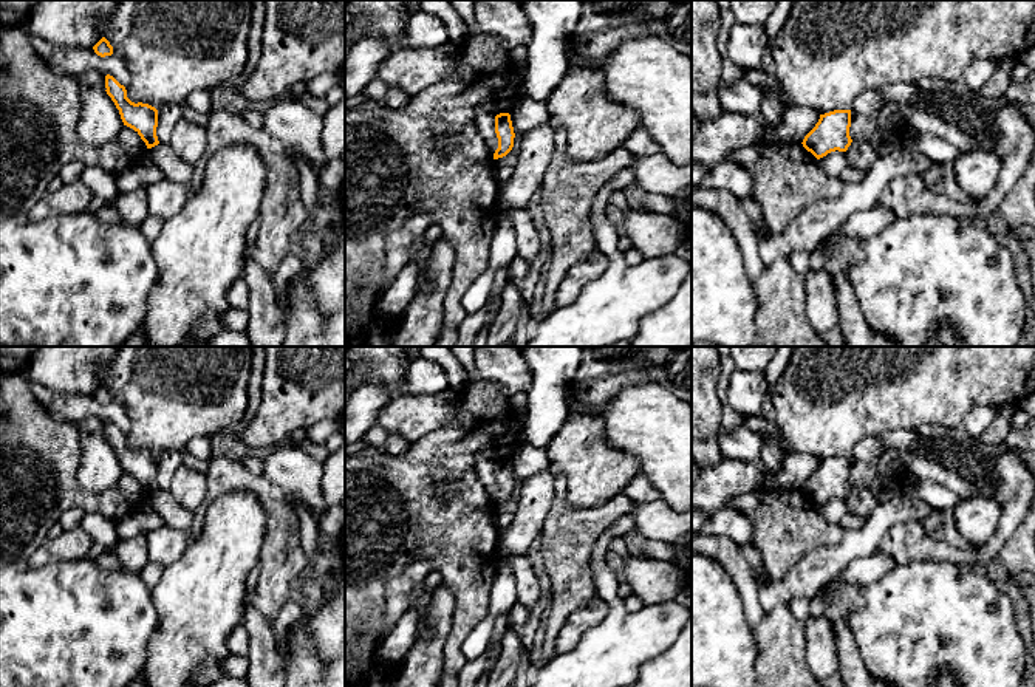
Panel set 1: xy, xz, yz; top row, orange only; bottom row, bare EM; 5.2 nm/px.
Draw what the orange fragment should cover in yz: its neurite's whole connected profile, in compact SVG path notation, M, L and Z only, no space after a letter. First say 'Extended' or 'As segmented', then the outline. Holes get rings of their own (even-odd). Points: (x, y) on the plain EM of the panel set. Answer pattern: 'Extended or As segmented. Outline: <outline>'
As segmented. Outline: M834 456L820 461L815 473L804 483L803 494L817 506L831 498L846 498L852 486L849 483L851 456Z

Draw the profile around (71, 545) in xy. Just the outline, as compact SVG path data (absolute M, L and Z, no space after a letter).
M80 526L63 531L57 538L46 540L29 559L28 568L39 568L53 562L74 562L84 559L93 538Z

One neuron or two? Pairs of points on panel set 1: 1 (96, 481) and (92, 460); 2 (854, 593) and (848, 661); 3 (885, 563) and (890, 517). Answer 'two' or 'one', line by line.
1: one
2: one
3: two

